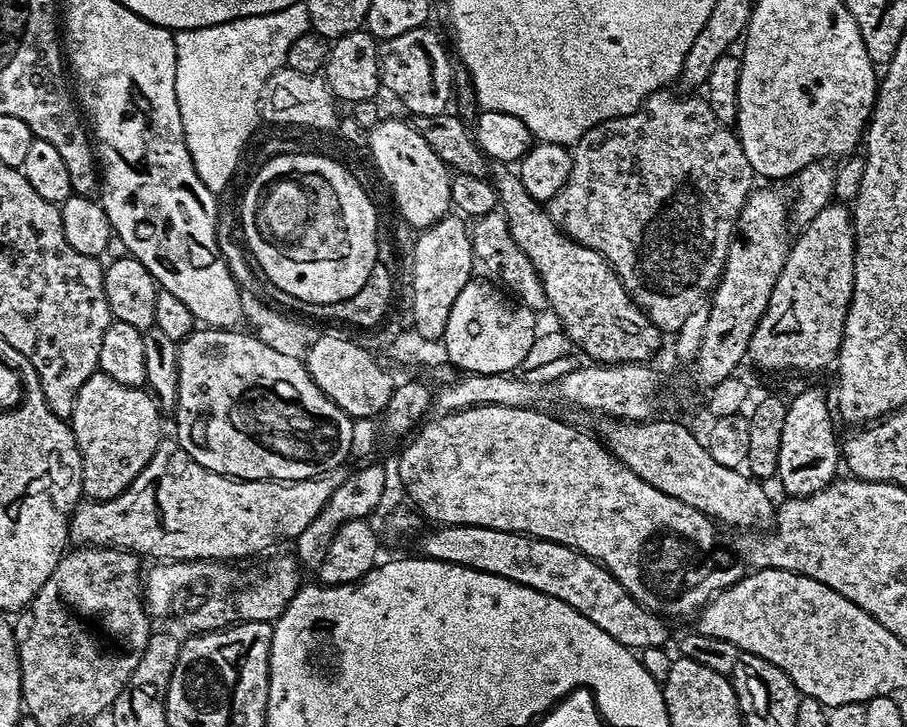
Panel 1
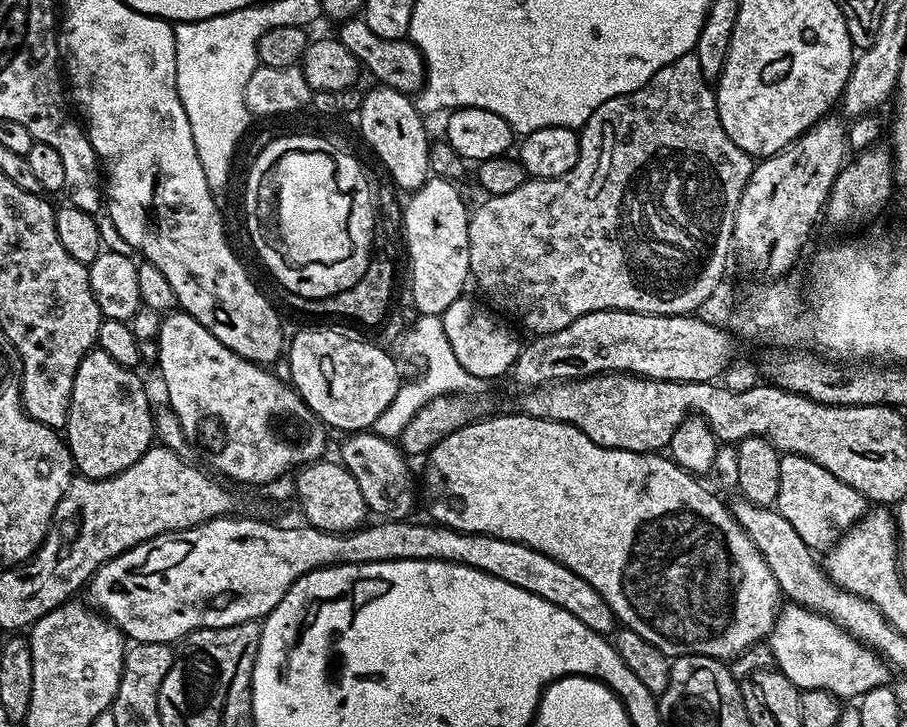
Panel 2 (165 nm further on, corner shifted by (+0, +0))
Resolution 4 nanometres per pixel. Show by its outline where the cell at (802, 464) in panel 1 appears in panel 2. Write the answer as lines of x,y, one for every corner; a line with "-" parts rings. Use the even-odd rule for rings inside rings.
784,454
780,458
778,498
774,507
794,530
798,530
808,548
828,550
864,517
870,504
858,490
846,486
846,482
838,482
838,478
834,478
830,470
818,466
818,462
805,456

